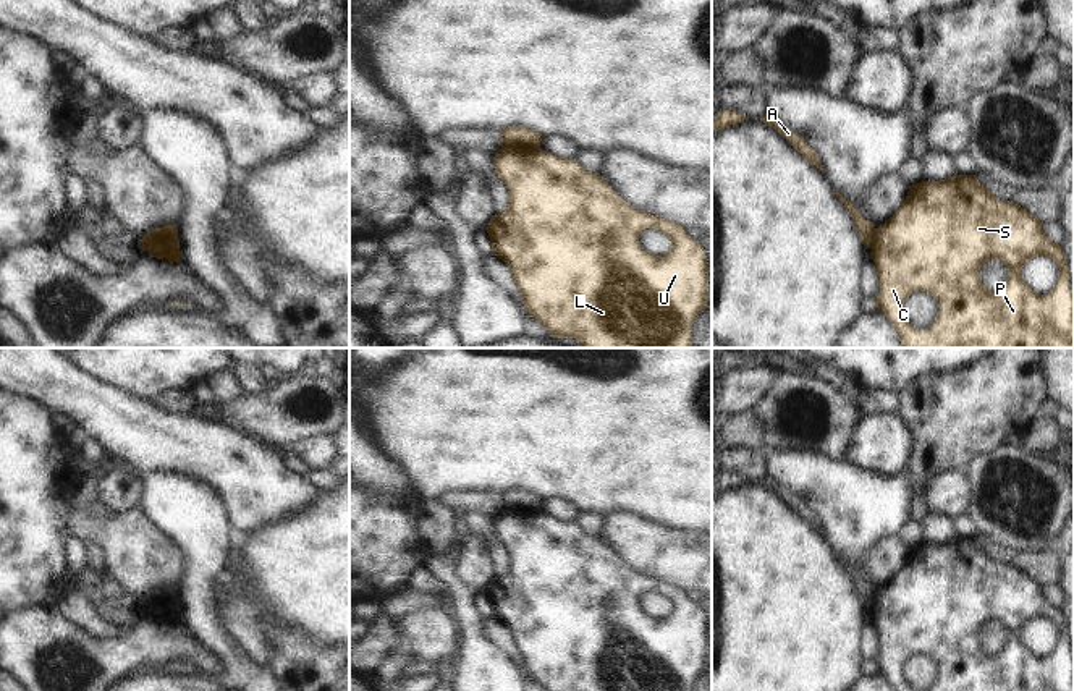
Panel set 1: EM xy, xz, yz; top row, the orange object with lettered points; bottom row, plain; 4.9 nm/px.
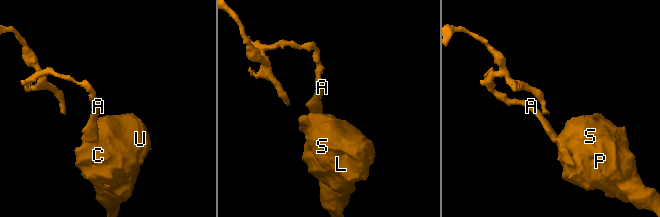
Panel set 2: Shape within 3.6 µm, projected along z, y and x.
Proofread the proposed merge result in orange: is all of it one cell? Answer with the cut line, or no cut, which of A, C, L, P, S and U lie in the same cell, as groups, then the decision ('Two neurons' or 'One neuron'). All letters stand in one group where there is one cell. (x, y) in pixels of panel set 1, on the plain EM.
Split along xy (177, 599), (169, 607), (146, 607), (143, 604). Groups: A / C L P S U. Two neurons

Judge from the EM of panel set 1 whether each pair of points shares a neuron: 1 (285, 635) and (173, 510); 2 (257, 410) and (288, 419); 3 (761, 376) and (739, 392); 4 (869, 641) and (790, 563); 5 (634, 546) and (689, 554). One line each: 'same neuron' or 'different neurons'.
1: different neurons
2: same neuron
3: same neuron
4: different neurons
5: same neuron

